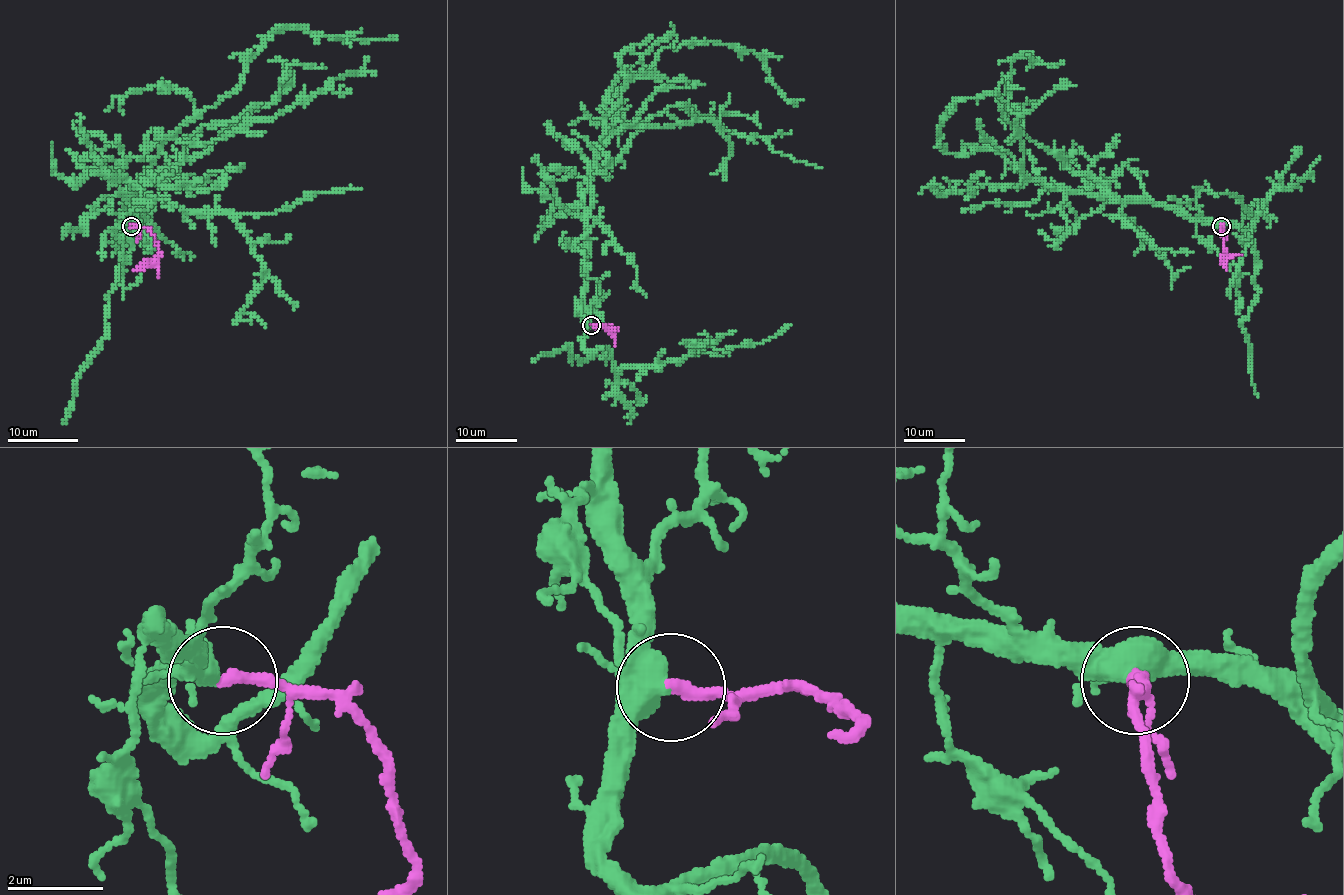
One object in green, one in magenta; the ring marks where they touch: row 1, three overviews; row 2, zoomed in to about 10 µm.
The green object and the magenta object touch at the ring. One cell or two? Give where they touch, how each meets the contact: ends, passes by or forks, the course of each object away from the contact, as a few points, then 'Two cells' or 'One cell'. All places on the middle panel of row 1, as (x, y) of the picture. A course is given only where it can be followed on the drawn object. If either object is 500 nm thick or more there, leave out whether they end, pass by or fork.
Place: (591, 325). At the ring green forks. At the ring magenta ends. Course of green: (591, 325), (583, 277), (593, 160), (619, 89), (663, 48), (713, 42), (750, 49), (796, 106). Course of magenta: (591, 325), (616, 328), (594, 327). One cell

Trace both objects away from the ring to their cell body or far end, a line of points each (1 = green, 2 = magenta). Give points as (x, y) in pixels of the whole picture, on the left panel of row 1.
1: (131, 227), (122, 205), (163, 138), (209, 143), (271, 120), (367, 58)
2: (131, 227), (145, 227), (156, 239), (159, 253), (134, 269)

